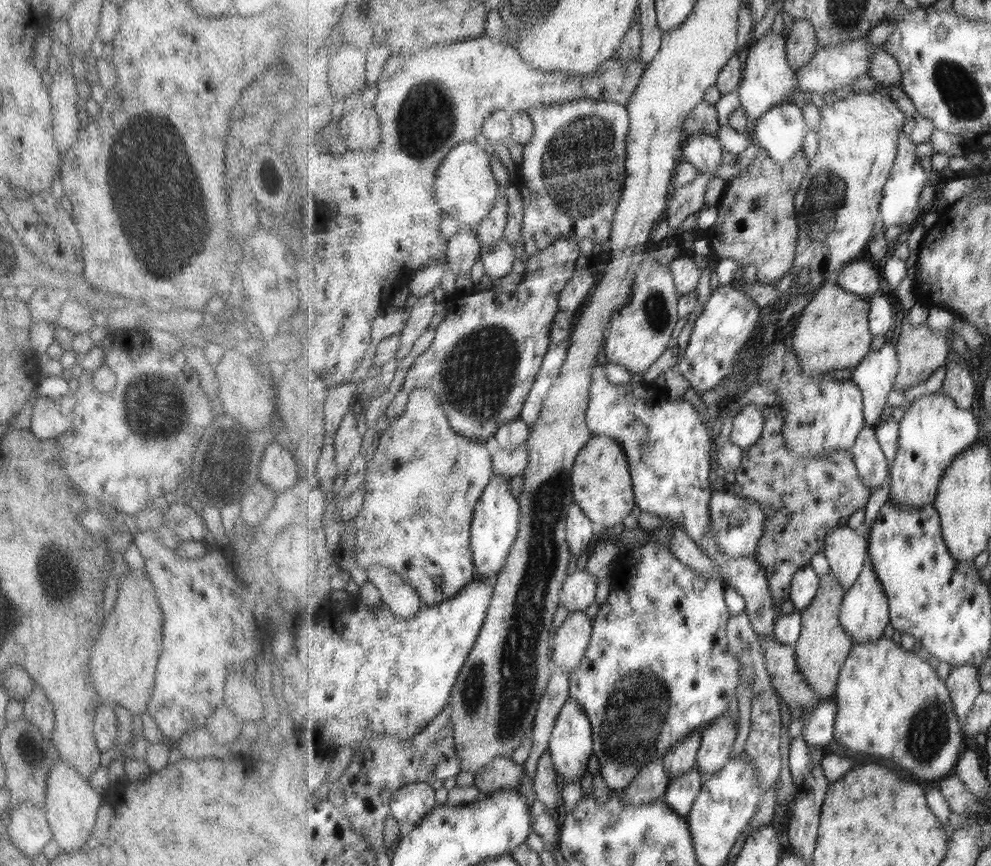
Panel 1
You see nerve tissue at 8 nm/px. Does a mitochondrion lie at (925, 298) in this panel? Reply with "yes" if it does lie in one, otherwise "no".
no

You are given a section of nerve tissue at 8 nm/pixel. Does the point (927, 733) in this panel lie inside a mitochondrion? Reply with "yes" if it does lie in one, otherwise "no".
yes

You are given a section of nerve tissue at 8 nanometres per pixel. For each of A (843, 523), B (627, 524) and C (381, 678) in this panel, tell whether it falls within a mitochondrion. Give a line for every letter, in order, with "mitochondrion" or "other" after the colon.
A: other
B: other
C: other

